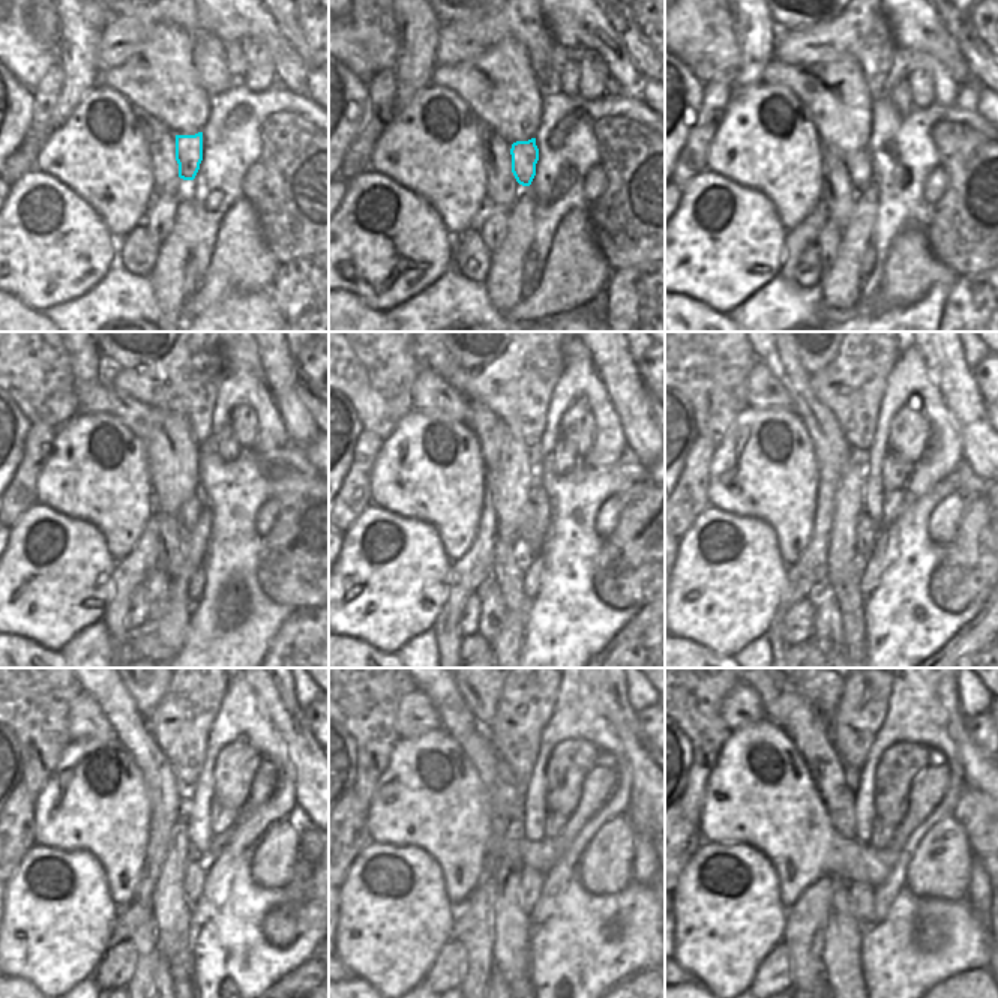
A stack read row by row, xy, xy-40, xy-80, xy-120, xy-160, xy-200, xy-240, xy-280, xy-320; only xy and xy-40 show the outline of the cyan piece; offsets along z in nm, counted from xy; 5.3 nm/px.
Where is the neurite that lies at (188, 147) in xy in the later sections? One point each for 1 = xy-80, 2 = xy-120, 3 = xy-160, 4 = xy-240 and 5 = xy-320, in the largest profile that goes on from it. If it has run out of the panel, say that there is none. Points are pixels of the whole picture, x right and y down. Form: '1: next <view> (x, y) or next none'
1: next xy-80 (859, 162)
2: next xy-120 (189, 512)
3: next xy-160 (527, 530)
4: next xy-240 (194, 874)
5: next xy-320 (860, 896)

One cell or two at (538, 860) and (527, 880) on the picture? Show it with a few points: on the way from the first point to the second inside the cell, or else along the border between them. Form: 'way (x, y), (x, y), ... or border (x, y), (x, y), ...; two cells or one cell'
border (524, 866), (536, 869), (544, 877); two cells

